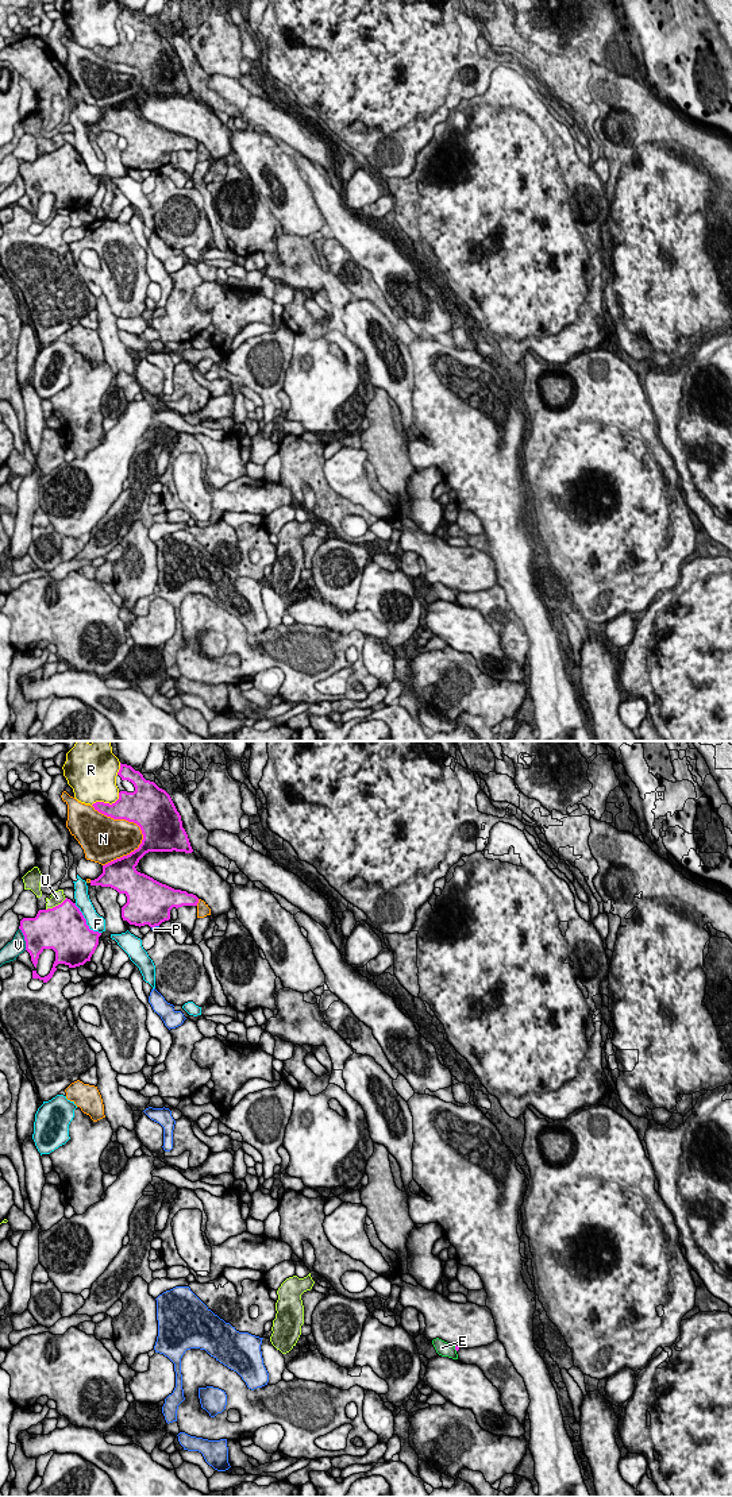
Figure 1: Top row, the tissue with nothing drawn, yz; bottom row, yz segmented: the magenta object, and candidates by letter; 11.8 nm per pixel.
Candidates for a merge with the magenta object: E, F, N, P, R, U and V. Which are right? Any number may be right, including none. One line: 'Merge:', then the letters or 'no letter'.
Merge: no letter

